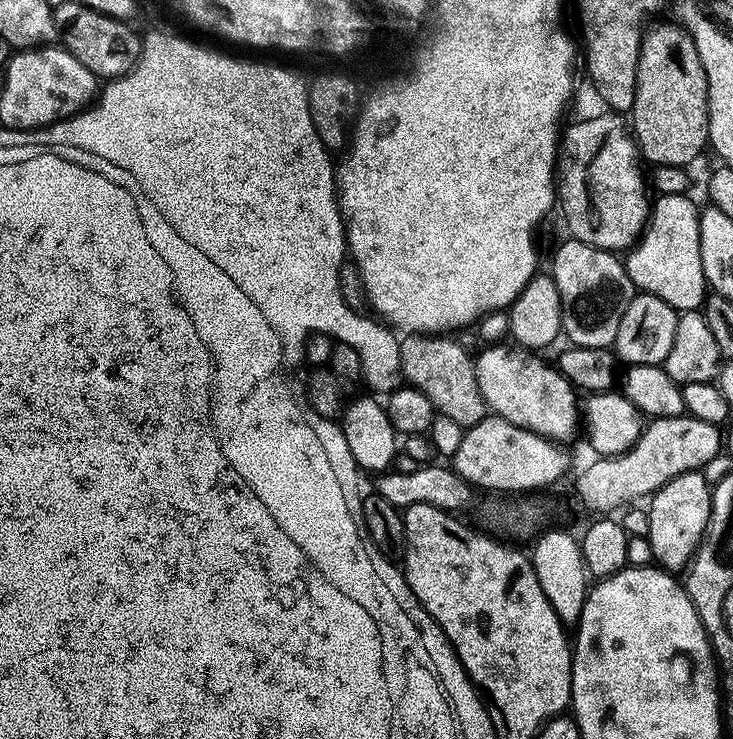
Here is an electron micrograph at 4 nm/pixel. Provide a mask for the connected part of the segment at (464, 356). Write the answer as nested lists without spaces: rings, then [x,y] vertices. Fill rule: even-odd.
[[[408,336],[407,339],[403,341],[400,345],[400,349],[402,350],[402,360],[404,362],[404,371],[407,378],[407,381],[418,391],[424,392],[427,398],[430,398],[430,402],[433,403],[434,407],[436,407],[437,413],[444,414],[444,412],[448,412],[448,416],[453,420],[454,423],[460,427],[460,430],[467,430],[469,428],[473,428],[474,426],[478,426],[480,422],[482,422],[488,415],[490,414],[490,407],[488,404],[487,397],[484,396],[482,386],[480,385],[480,376],[476,372],[476,360],[474,356],[471,356],[470,353],[467,352],[466,349],[463,348],[460,344],[455,344],[455,339],[452,338],[441,338],[438,336]]]

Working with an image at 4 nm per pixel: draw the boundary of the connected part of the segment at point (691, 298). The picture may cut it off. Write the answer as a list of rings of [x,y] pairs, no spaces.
[[[691,195],[686,196],[660,196],[652,208],[652,218],[648,222],[648,228],[640,237],[640,243],[627,253],[626,263],[628,273],[637,289],[641,293],[662,298],[676,311],[677,314],[685,312],[699,312],[705,306],[704,299],[710,296],[708,279],[702,266],[702,230],[700,229],[701,209],[696,208]]]

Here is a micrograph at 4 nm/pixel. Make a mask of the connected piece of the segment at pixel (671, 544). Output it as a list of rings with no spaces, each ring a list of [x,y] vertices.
[[[703,471],[684,473],[651,497],[652,509],[648,512],[648,544],[652,547],[653,558],[657,560],[653,561],[669,573],[683,573],[691,565],[692,557],[700,547],[700,542],[708,531],[708,523],[712,520],[712,488],[704,475]]]

